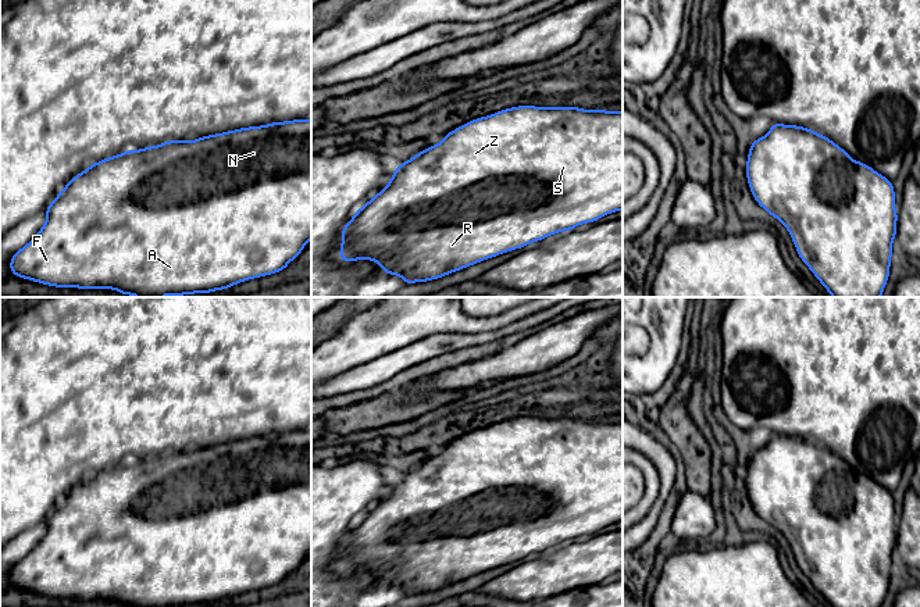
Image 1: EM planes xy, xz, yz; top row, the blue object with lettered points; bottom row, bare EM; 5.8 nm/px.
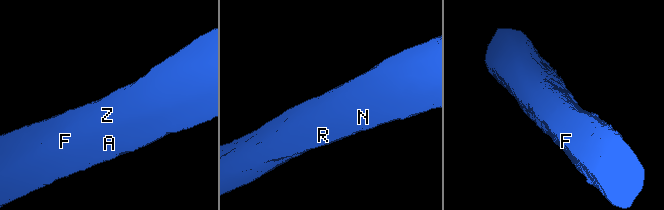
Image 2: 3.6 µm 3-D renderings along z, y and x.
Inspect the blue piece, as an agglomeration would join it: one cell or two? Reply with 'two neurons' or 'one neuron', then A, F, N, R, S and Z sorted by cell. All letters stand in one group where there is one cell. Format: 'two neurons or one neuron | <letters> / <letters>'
one neuron | A F N R S Z

